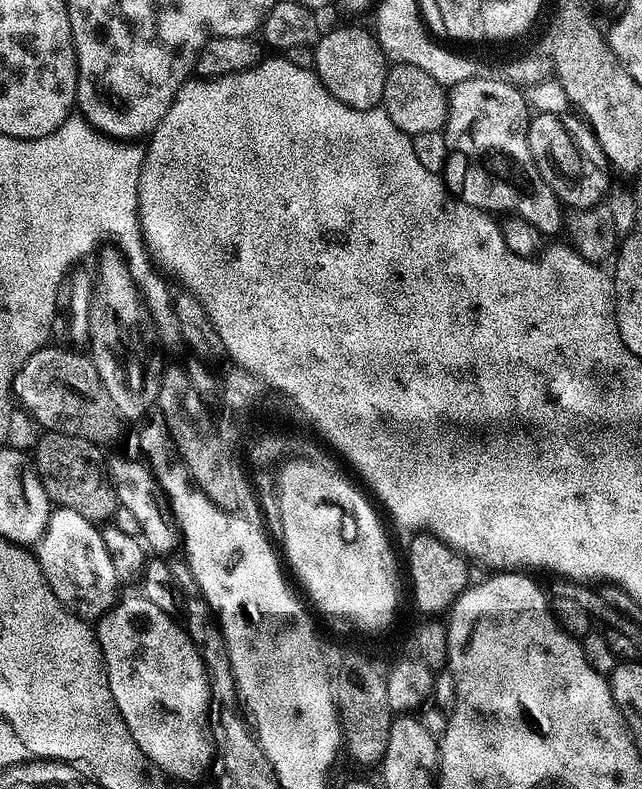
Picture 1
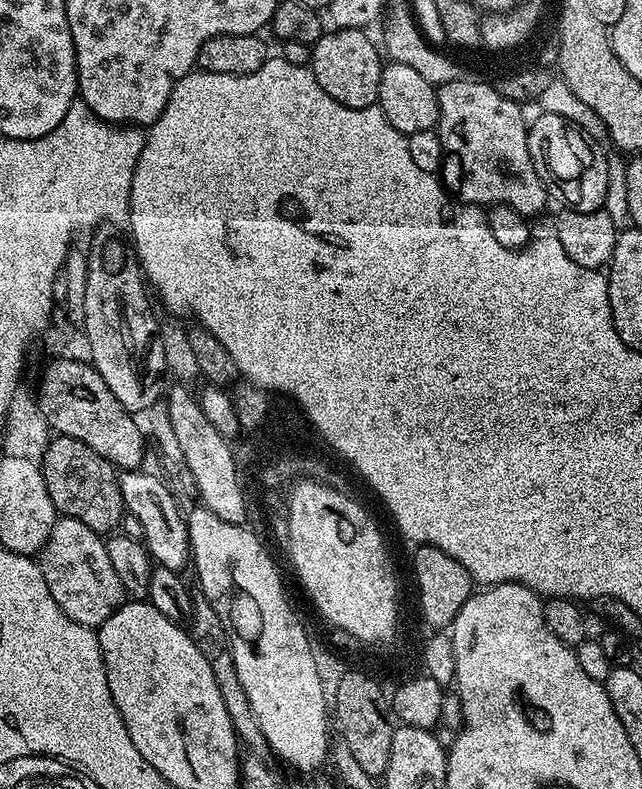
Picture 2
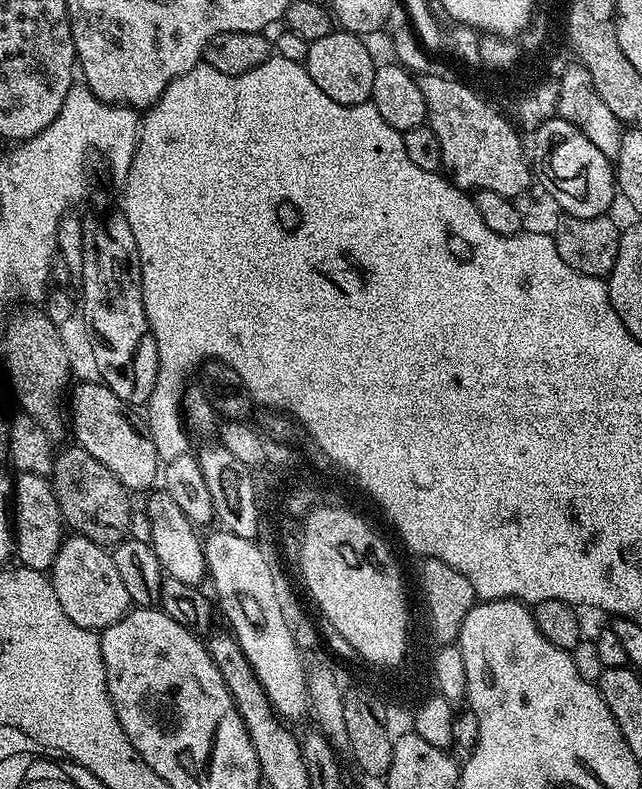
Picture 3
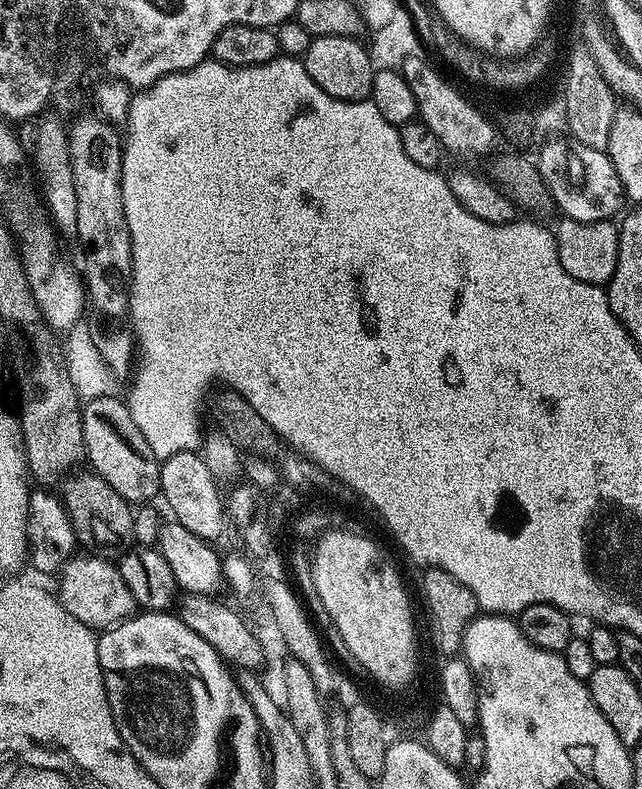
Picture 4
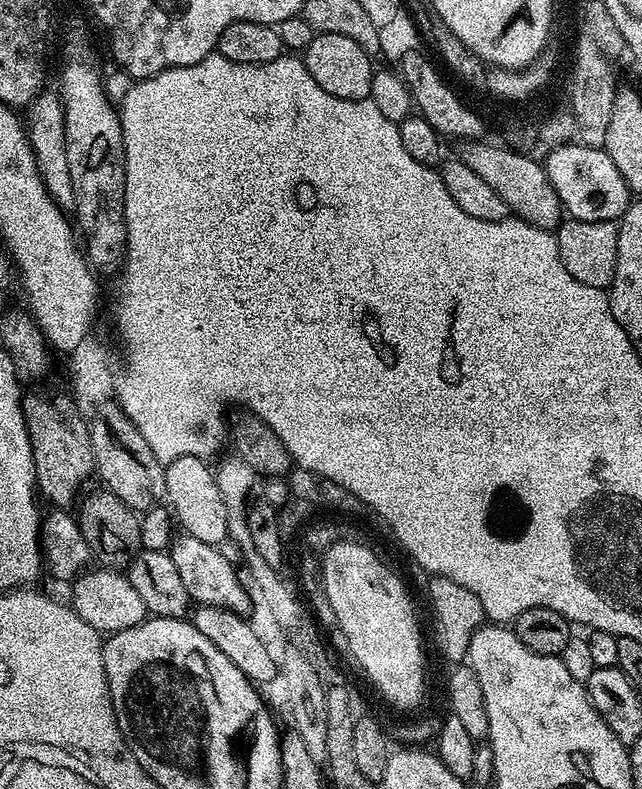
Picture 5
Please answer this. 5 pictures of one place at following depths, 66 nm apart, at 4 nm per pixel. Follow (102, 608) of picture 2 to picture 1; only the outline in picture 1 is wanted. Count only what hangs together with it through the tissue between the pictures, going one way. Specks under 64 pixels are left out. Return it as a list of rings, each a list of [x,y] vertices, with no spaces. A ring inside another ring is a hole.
[[[53,507],[44,533],[34,545],[34,555],[50,590],[54,590],[64,607],[77,616],[92,622],[110,611],[116,603],[118,581],[110,554],[106,554],[100,528],[93,521],[82,518],[78,510]]]

